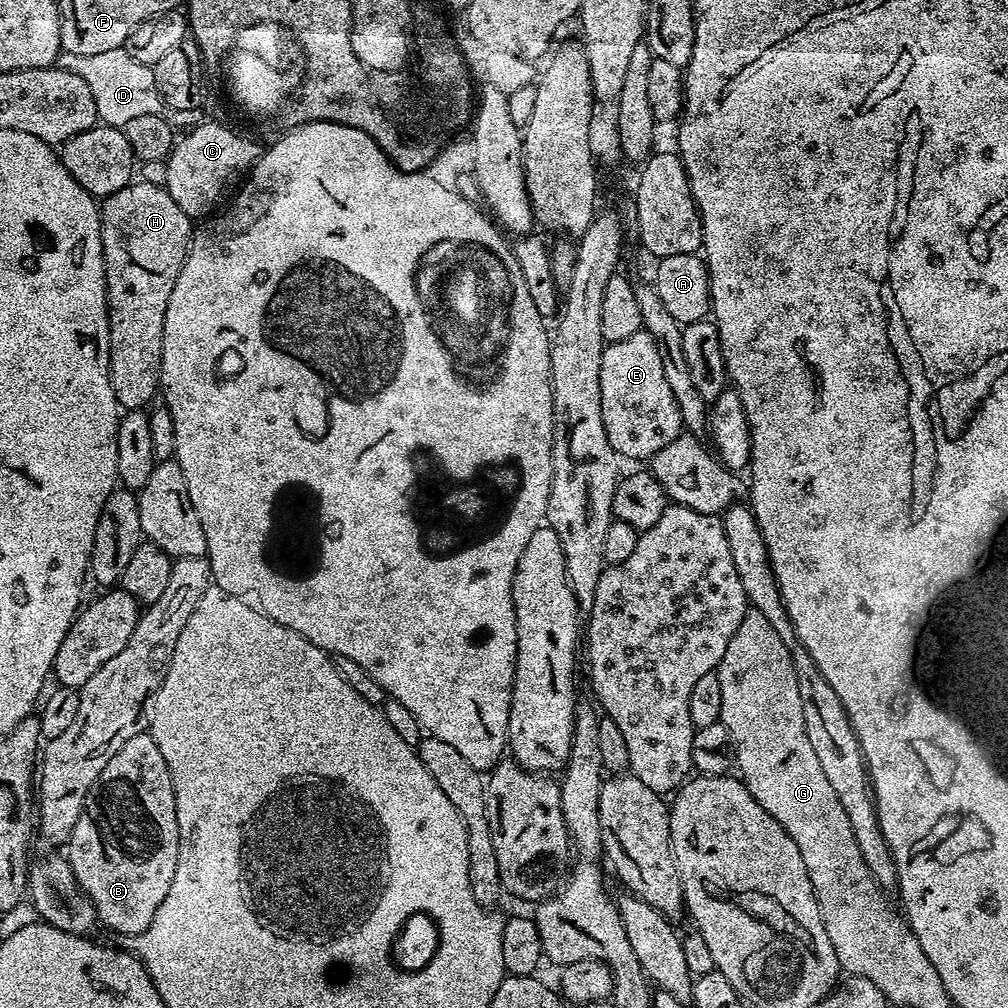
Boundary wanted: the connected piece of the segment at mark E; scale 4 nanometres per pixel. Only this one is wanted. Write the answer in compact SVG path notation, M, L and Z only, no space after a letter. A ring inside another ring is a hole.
M641 330L605 347L600 367L604 433L617 457L647 461L682 434L678 402L670 390L654 338Z

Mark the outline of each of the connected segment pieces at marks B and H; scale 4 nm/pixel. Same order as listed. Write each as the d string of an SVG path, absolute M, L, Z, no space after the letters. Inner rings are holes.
M140 731L102 770L98 782L88 792L83 812L66 841L68 864L74 870L80 888L95 907L97 919L114 931L135 938L149 928L158 906L165 901L177 876L178 850L181 834L178 832L177 798L166 758L158 750L158 742L147 731ZM102 776L124 776L128 780L104 780Z
M133 182L127 184L122 190L118 190L114 194L103 197L102 203L99 205L100 209L100 237L102 238L102 250L104 251L104 277L106 278L106 290L108 291L108 325L110 326L110 382L114 386L114 394L116 401L119 402L121 409L124 410L144 410L153 403L152 399L157 399L158 389L160 388L160 363L162 362L162 334L164 333L164 323L166 322L166 302L170 302L170 290L174 290L174 282L178 282L178 274L182 270L184 260L188 257L188 241L192 239L194 231L194 224L190 217L182 210L182 206L178 206L178 202L174 202L174 198L168 192L167 187L159 188L153 184L146 184L143 182Z

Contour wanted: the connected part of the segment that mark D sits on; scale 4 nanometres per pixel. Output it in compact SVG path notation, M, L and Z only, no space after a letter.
M124 48L105 50L103 54L70 54L61 51L58 64L59 67L70 70L70 74L78 74L78 78L82 78L86 86L90 86L97 117L113 128L123 128L126 122L131 122L142 114L161 115L162 101L158 86L154 86L152 65L130 58Z

